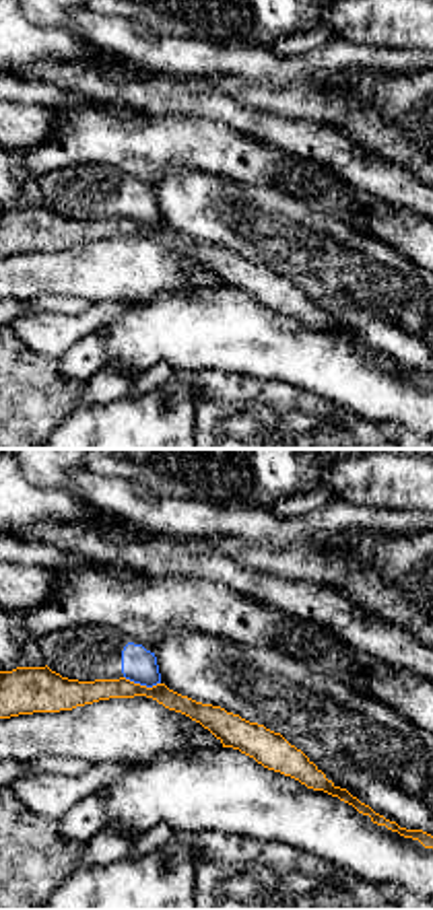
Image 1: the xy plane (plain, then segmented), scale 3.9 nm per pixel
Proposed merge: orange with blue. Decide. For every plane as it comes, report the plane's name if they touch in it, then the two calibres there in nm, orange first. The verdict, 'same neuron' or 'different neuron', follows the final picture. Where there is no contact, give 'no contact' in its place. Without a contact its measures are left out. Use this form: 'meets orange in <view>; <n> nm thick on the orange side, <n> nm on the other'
meets orange in xy; 100 nm thick on the orange side, 140 nm on the other

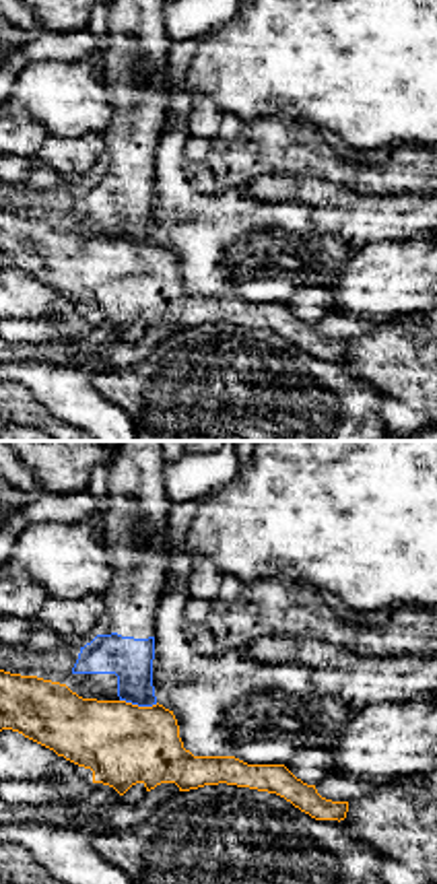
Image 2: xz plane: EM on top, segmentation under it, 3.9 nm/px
meets orange in xz; 320 nm thick on the orange side, 170 nm on the other

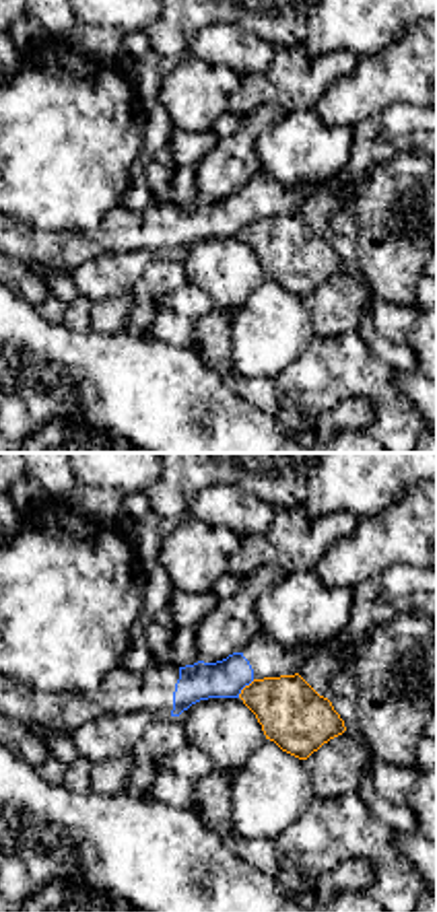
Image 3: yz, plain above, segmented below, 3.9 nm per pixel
meets orange in yz; 260 nm thick on the orange side, 150 nm on the other

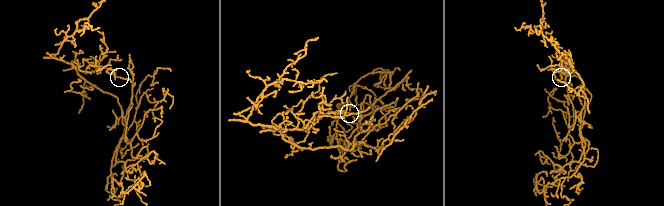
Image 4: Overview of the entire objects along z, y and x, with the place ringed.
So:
different neuron

